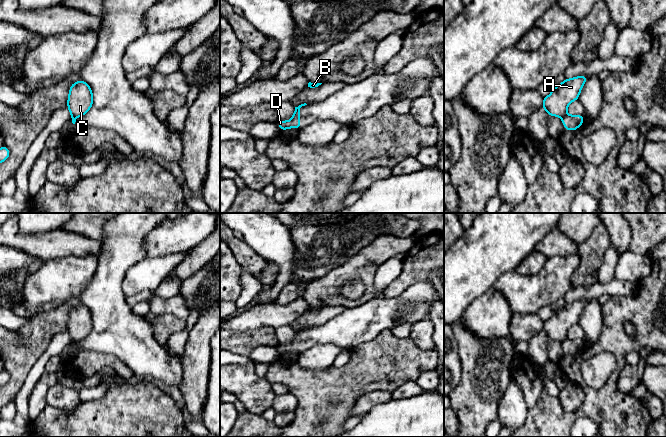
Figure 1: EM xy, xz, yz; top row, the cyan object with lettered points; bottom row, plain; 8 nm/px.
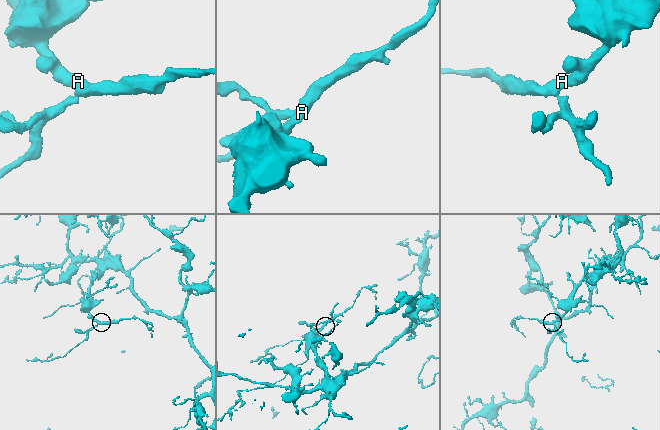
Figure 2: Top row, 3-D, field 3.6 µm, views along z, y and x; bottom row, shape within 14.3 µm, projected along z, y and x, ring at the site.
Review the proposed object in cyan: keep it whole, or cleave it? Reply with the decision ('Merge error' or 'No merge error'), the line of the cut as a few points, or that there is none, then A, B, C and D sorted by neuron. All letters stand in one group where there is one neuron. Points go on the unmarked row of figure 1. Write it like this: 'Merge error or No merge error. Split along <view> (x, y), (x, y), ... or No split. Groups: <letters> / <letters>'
Merge error. Split along yz (565, 338), (562, 342). Groups: A B C / D

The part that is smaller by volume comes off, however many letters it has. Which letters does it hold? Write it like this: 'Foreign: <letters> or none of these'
Foreign: D

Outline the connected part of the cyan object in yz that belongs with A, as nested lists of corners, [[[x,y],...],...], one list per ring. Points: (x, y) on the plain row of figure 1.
[[[577,300],[565,303],[561,308],[553,311],[550,319],[543,322],[541,331],[550,340],[563,342],[567,339],[567,331],[570,327],[578,324],[581,313],[583,312],[588,300]]]

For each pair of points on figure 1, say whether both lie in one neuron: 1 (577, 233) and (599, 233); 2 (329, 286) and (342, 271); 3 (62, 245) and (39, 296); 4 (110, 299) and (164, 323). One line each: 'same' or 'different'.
1: different
2: same
3: different
4: different

